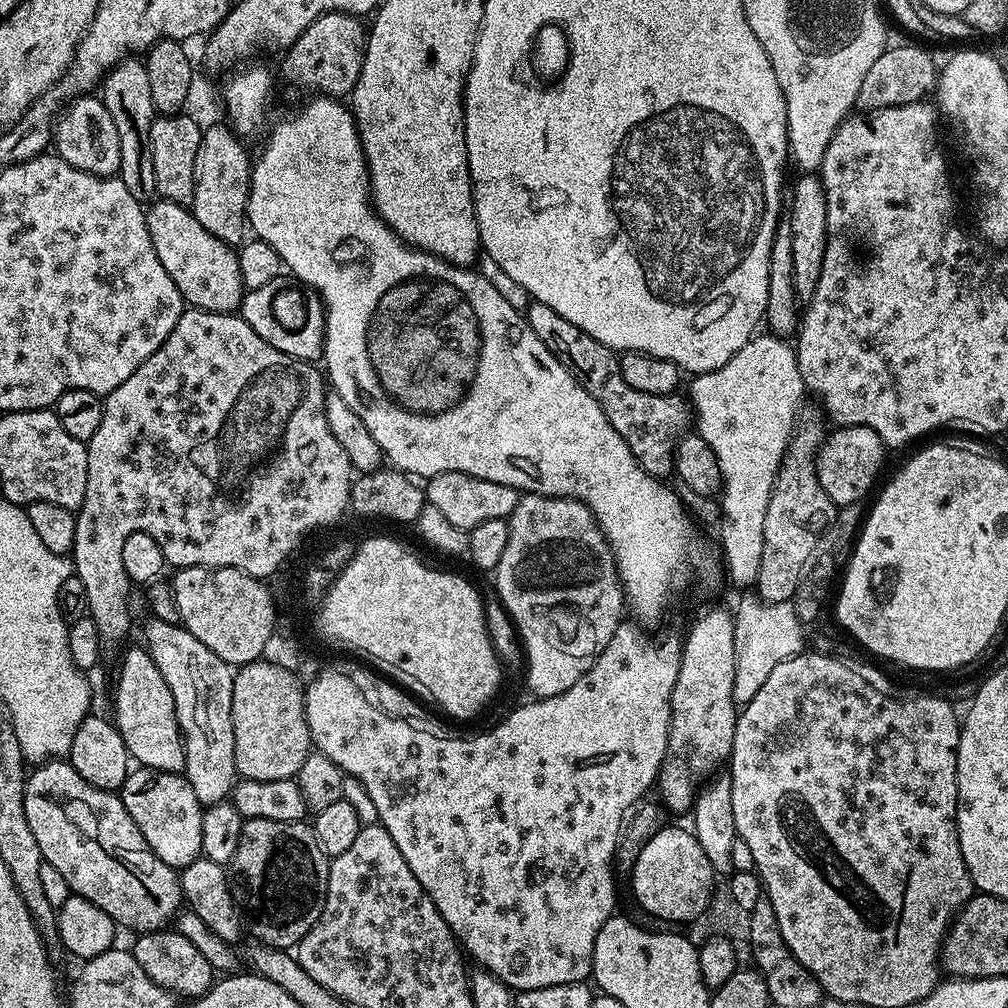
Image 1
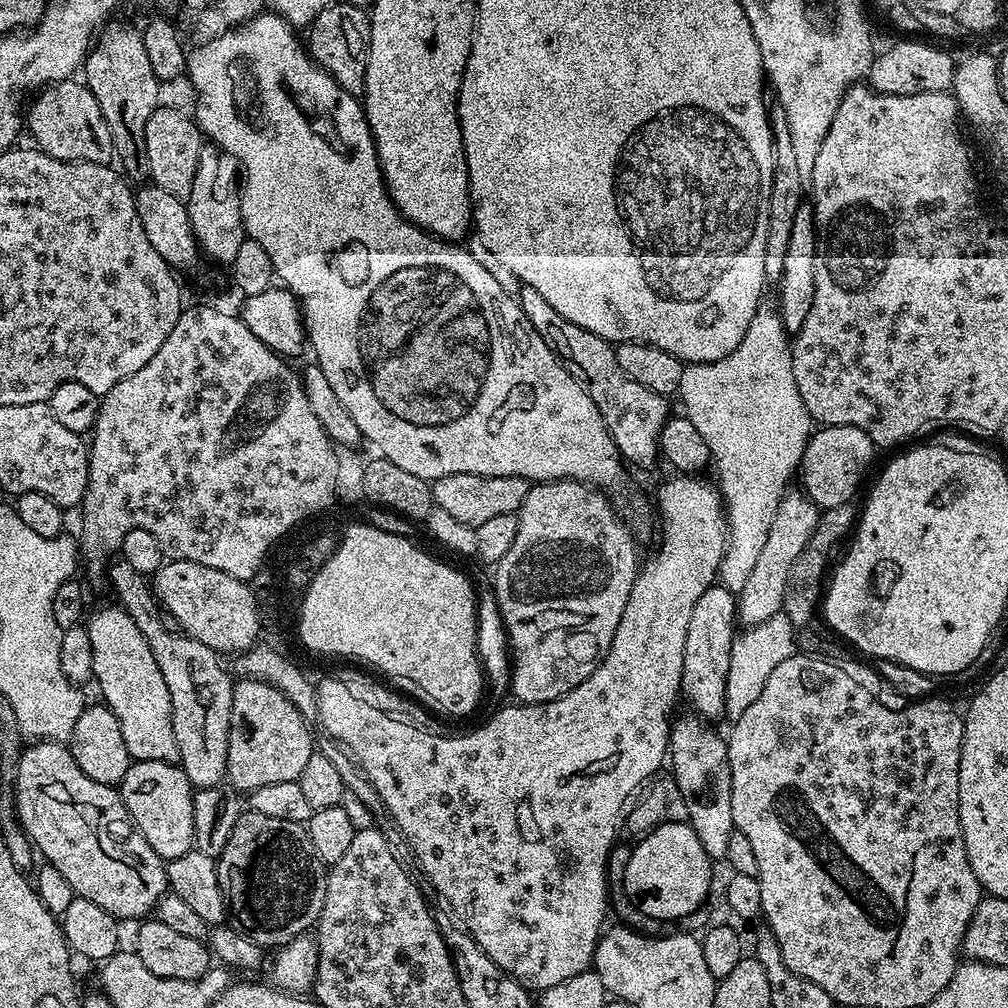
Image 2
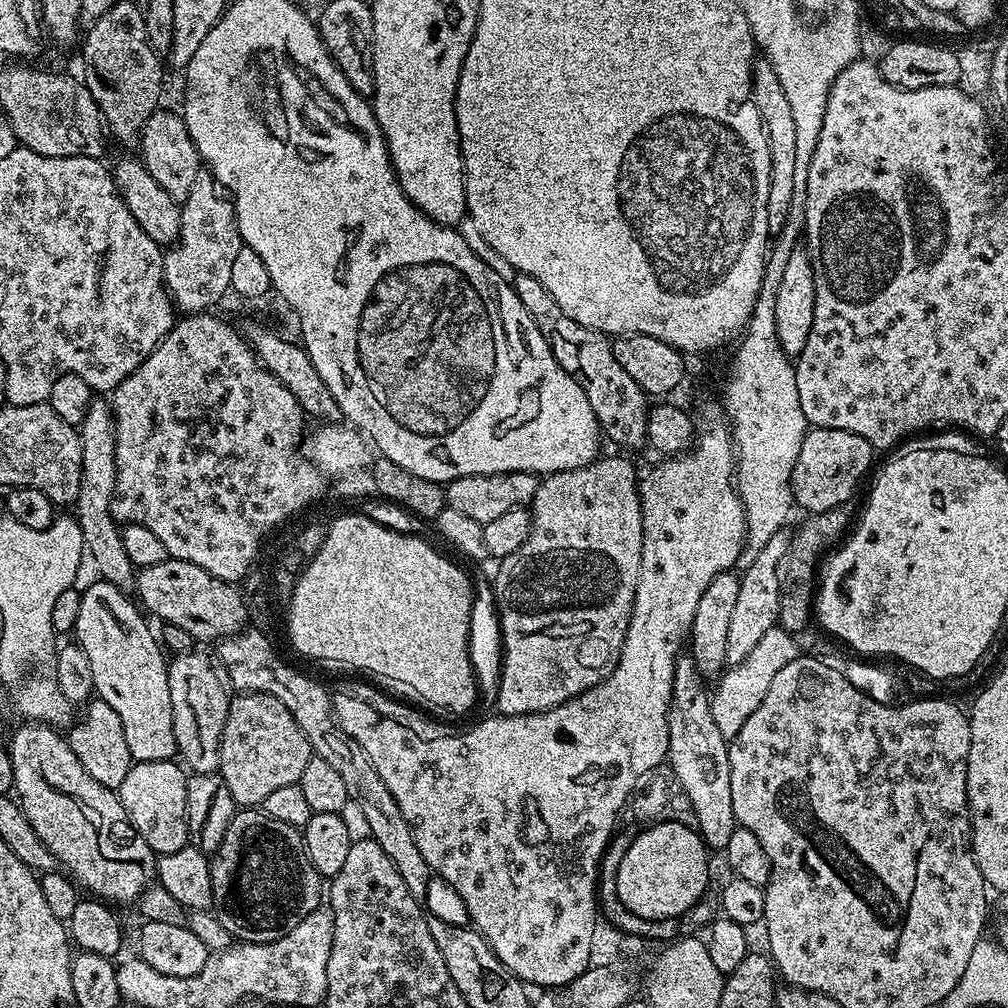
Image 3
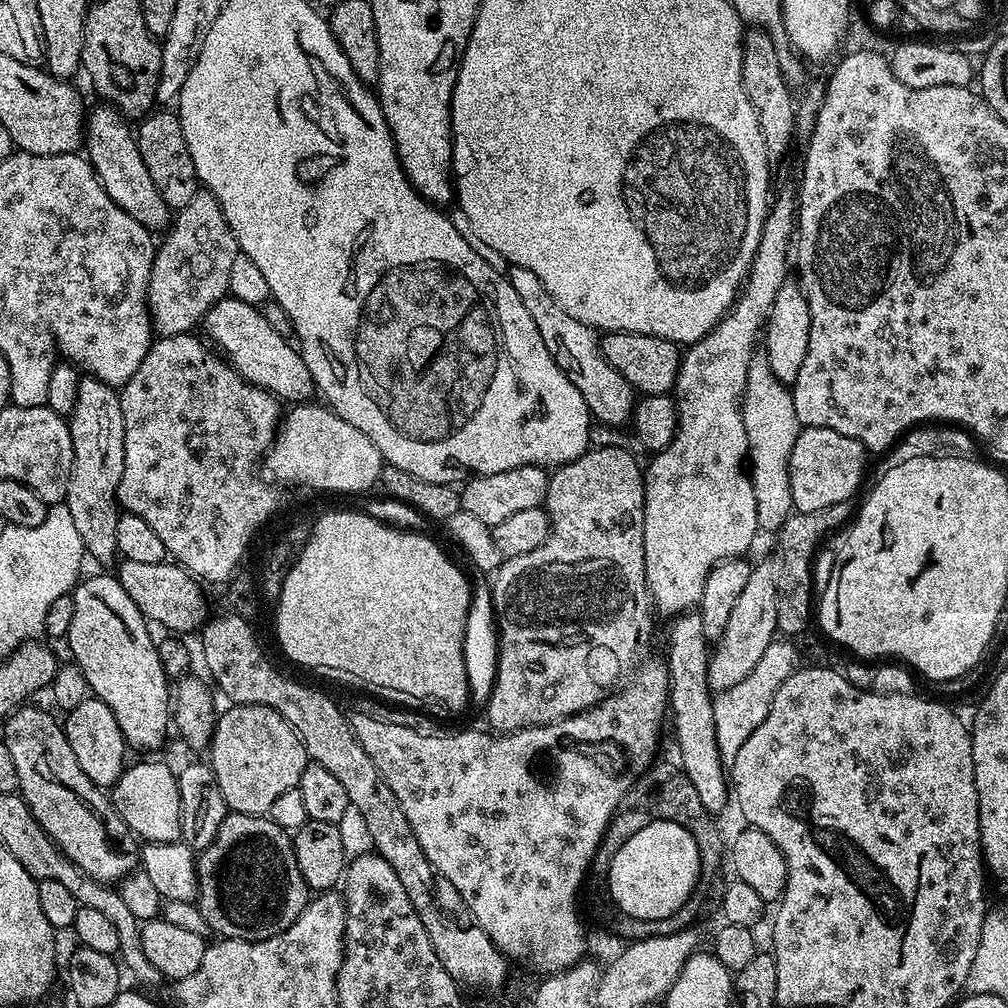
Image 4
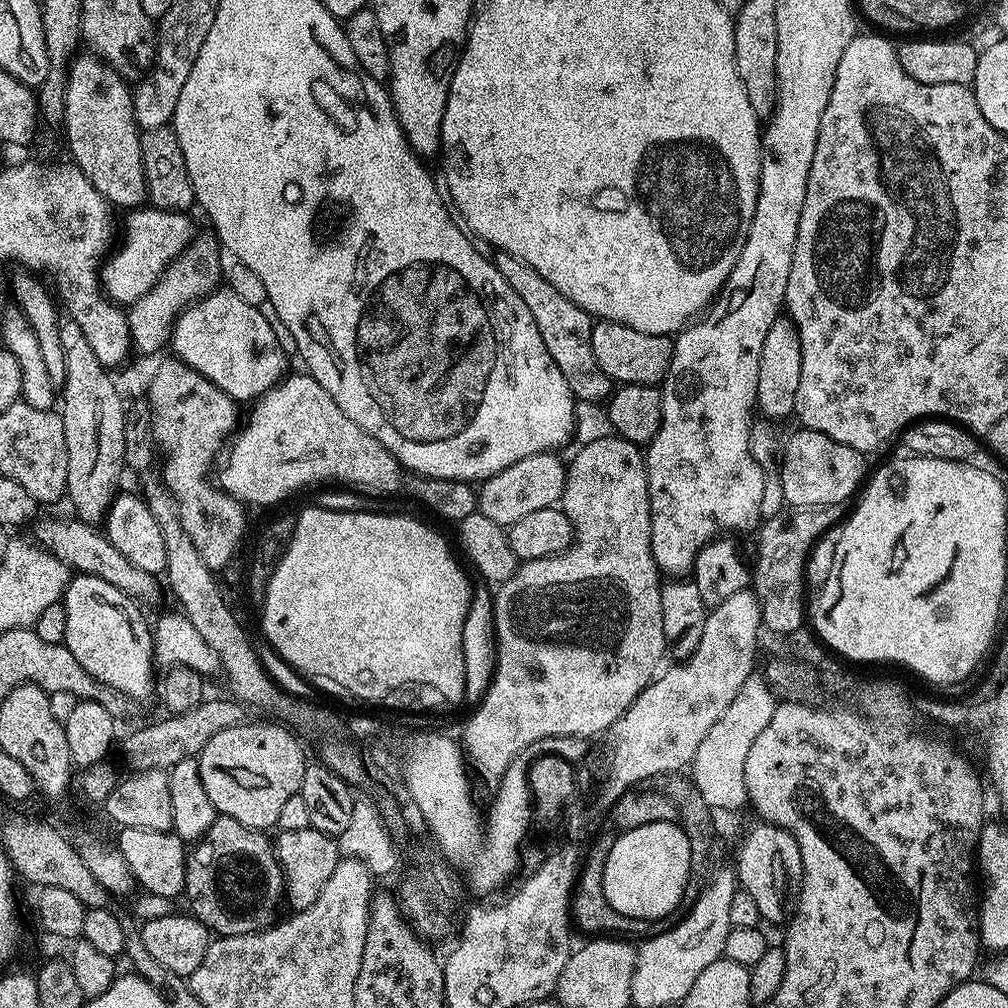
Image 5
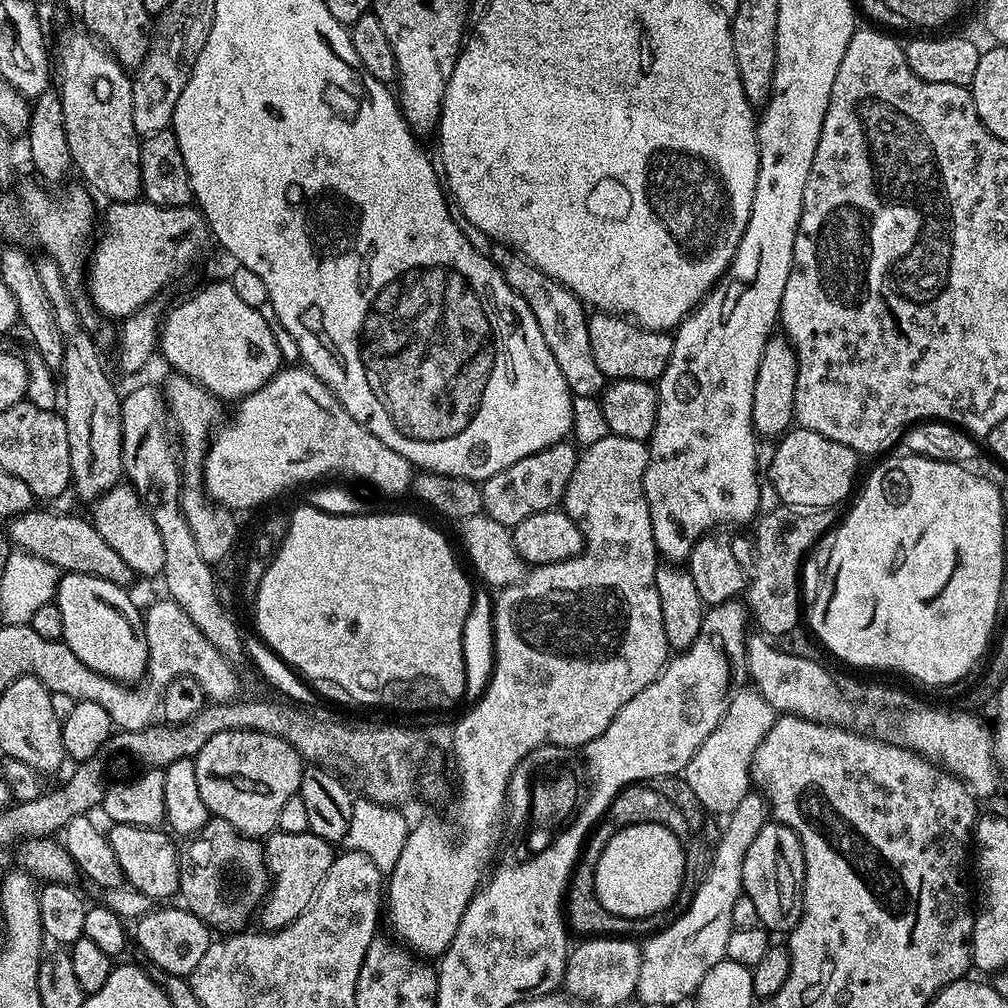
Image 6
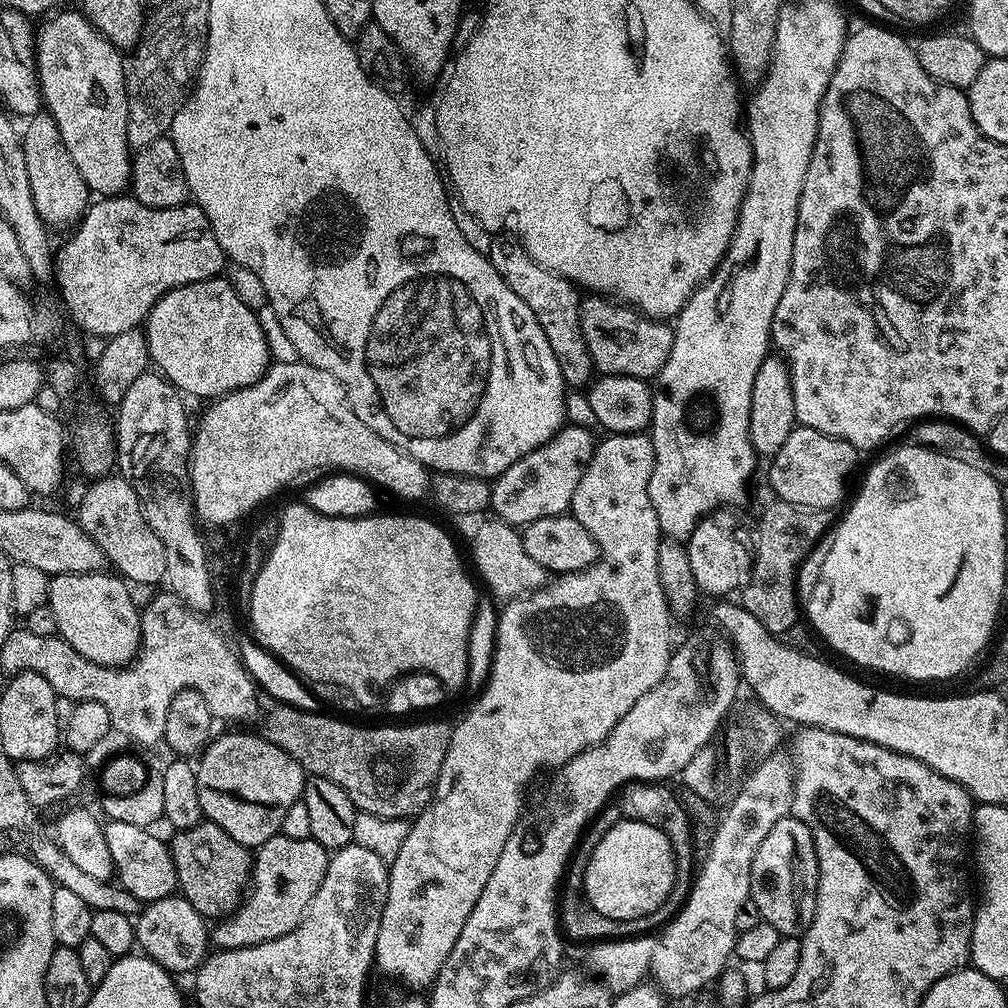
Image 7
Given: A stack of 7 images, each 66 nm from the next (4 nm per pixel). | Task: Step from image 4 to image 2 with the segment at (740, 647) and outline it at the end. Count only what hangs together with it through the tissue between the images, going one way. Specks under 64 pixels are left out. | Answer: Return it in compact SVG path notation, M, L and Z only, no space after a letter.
M792 490L784 495L778 506L778 514L774 514L774 522L770 522L770 538L766 538L766 546L762 546L762 554L749 580L738 594L738 620L741 625L761 624L766 622L766 618L781 615L792 567L806 550L821 515L821 509L803 491Z

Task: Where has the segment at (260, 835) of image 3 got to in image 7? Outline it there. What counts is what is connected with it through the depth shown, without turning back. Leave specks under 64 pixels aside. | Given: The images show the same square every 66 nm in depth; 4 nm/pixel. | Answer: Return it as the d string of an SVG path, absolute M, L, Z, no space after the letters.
M201 822L192 828L179 829L175 835L176 837L170 840L170 847L172 861L176 867L179 895L190 901L194 910L198 910L198 914L205 918L223 918L235 912L250 884L253 853L242 842L234 842L234 838L230 838L230 834L222 830L222 826L211 822Z

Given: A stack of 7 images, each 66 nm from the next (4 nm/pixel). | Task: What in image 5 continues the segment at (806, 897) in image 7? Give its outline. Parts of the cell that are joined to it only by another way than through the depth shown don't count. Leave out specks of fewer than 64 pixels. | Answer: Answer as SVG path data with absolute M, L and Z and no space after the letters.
M756 822L745 834L744 841L736 852L735 879L742 891L754 898L754 903L760 911L760 919L764 922L769 920L770 923L776 924L780 919L785 919L784 907L787 904L789 907L794 893L799 889L803 872L798 846L787 832L772 824Z

